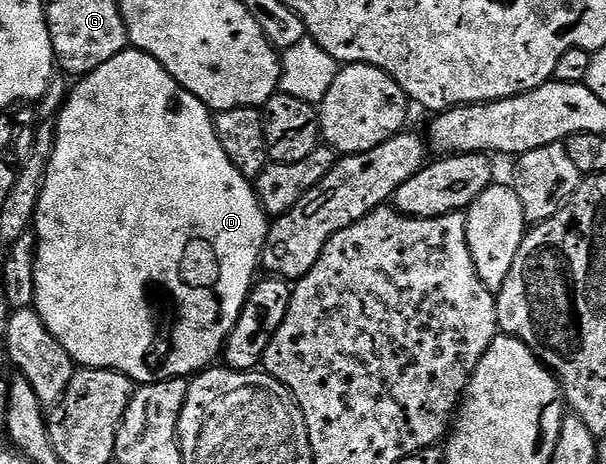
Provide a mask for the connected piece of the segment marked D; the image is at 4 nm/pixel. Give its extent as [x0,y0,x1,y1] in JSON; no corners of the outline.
[33,47,268,385]

